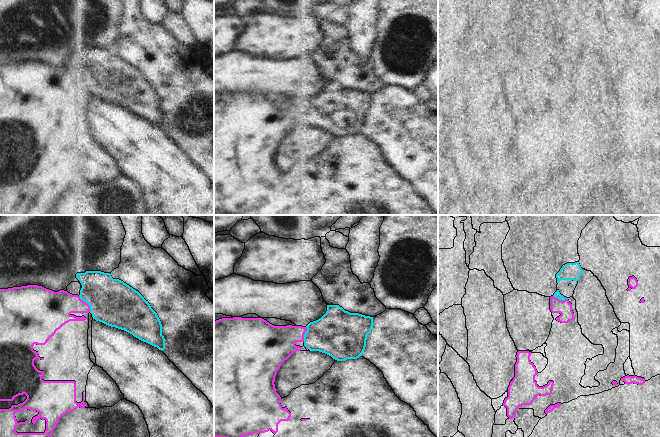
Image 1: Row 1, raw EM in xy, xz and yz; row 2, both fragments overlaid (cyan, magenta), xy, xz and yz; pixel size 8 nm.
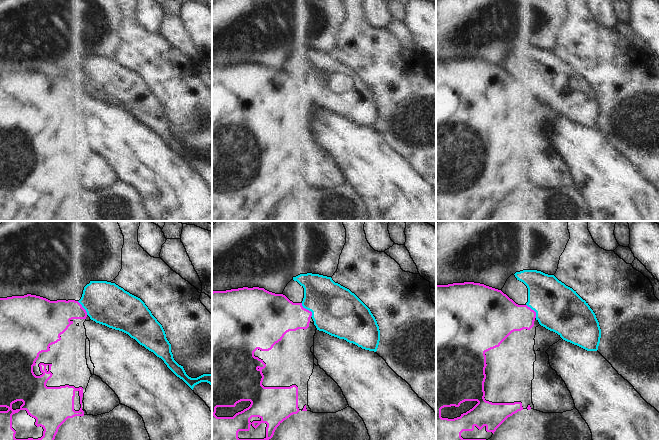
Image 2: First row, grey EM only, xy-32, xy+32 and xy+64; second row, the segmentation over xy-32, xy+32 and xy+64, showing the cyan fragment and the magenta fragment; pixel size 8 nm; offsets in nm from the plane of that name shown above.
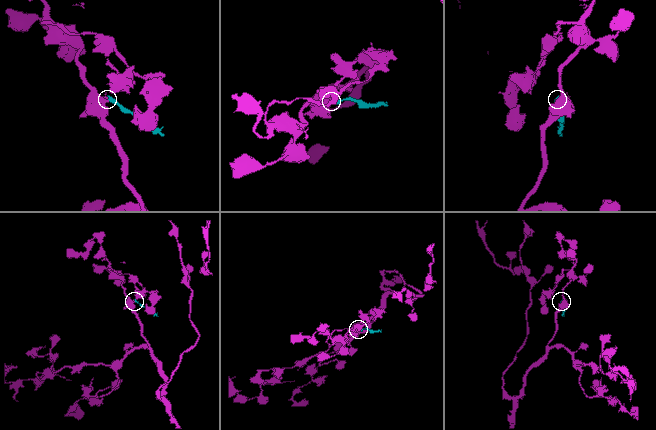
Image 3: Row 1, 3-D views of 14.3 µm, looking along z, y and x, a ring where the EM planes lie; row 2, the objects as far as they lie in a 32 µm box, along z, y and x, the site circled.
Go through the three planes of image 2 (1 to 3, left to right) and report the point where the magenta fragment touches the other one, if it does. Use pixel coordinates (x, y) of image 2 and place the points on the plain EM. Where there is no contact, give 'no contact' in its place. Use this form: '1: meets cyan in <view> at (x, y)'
1: meets cyan in xy-32 at (83, 83)
2: meets cyan in xy+32 at (308, 85)
3: meets cyan in xy+64 at (533, 85)

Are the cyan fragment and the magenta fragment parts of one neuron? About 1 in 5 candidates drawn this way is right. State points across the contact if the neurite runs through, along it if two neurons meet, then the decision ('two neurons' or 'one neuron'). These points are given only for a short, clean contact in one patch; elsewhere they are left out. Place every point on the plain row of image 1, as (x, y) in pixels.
along xy (79, 71), (89, 82), (90, 87) | two neurons

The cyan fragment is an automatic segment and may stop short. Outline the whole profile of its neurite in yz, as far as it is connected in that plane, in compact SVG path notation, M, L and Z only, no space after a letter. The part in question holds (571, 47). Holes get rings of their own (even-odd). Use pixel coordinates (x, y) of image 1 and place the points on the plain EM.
M579 38L563 41L560 47L556 50L558 60L557 67L553 72L562 77L573 73L574 66L581 50L582 44Z

